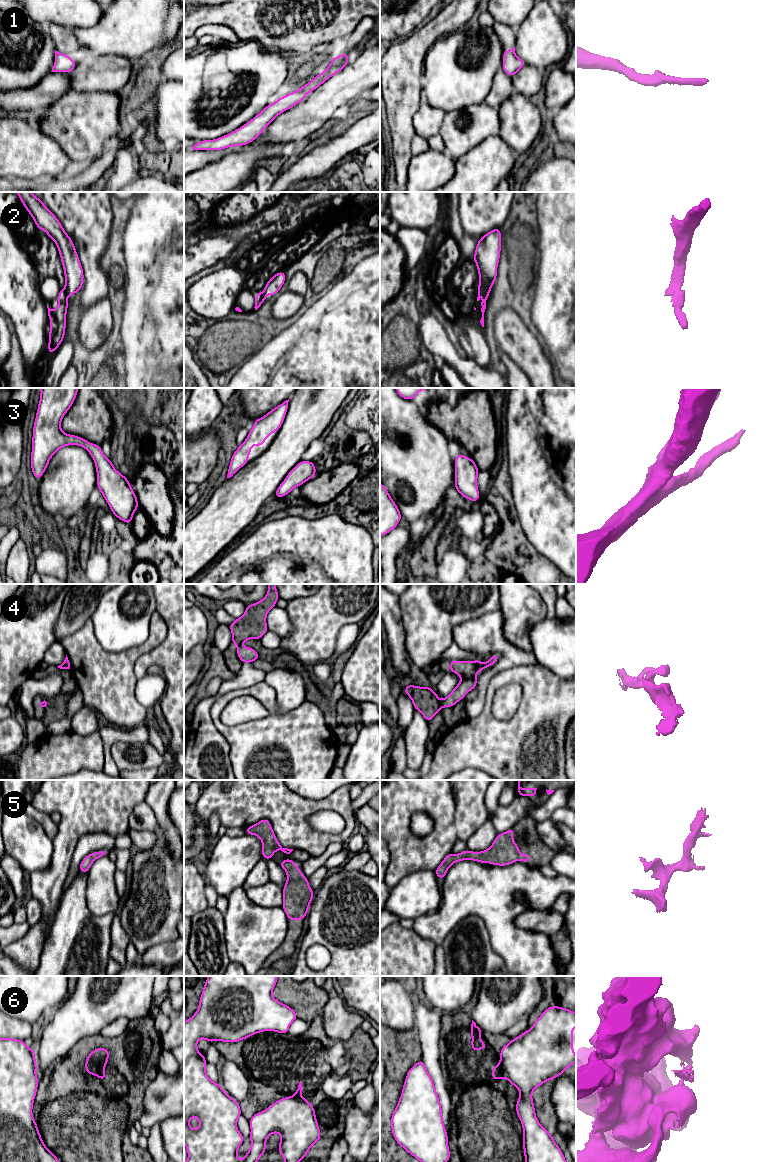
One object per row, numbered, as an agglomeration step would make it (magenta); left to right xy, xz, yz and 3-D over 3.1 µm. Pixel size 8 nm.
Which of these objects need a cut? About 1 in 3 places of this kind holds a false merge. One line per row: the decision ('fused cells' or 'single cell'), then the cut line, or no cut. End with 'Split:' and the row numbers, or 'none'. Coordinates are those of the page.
1: single cell | no cut
2: fused cells | xy (64, 288), (67, 295)
3: single cell | no cut
4: fused cells | yz (441, 702), (442, 706)
5: single cell | no cut
6: fused cells | yz (500, 1061), (504, 1076)
Split: 2, 4, 6

